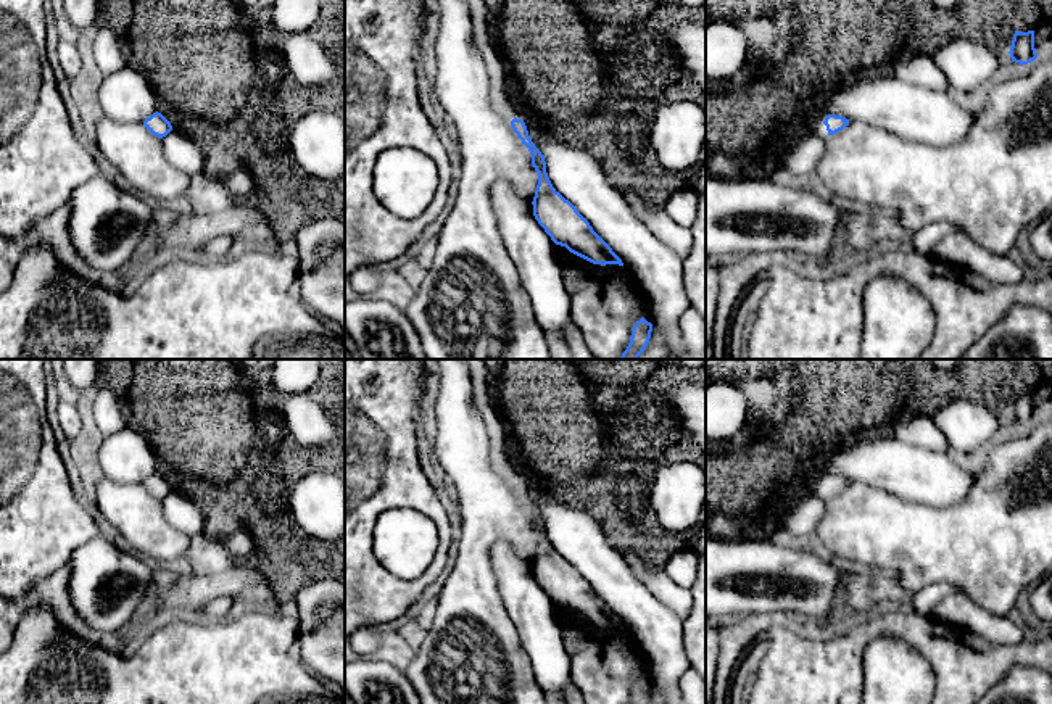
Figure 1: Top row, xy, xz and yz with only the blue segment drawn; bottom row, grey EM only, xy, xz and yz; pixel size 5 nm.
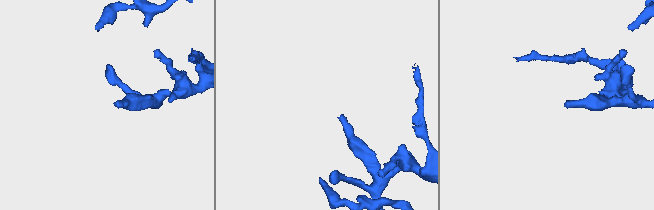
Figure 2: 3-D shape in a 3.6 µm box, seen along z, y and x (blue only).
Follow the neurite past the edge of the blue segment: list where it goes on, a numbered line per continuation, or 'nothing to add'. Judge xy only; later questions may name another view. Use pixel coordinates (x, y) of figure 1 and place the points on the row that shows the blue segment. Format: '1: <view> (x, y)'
nothing to add

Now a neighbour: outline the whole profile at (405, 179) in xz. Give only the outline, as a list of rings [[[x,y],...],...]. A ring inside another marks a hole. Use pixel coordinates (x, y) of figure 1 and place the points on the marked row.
[[[411,147],[385,150],[375,161],[374,193],[400,217],[419,217],[432,203],[438,187],[437,163]]]

